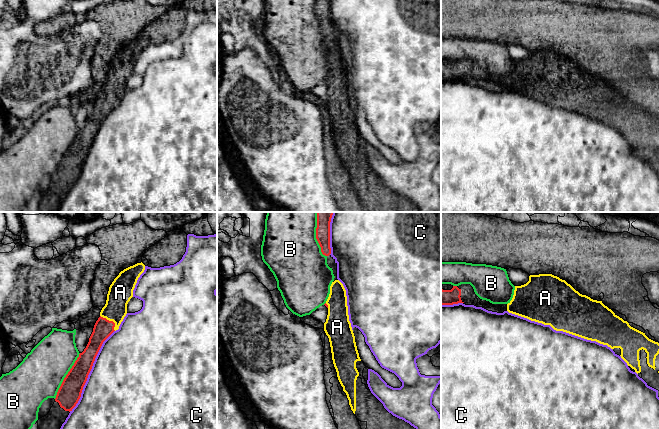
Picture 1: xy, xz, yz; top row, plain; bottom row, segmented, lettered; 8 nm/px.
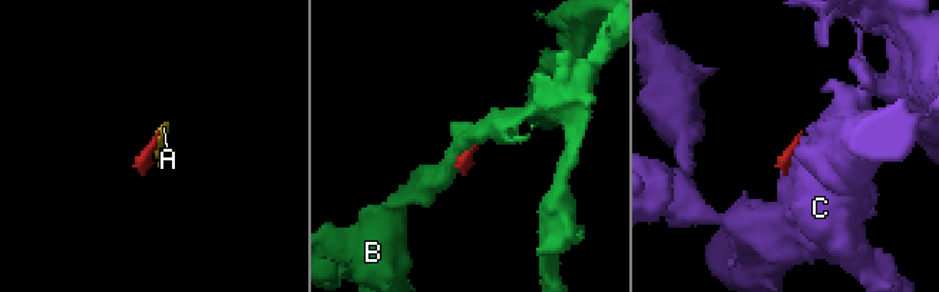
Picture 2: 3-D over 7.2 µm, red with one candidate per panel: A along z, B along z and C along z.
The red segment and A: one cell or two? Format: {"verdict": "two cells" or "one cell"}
{"verdict": "one cell"}

